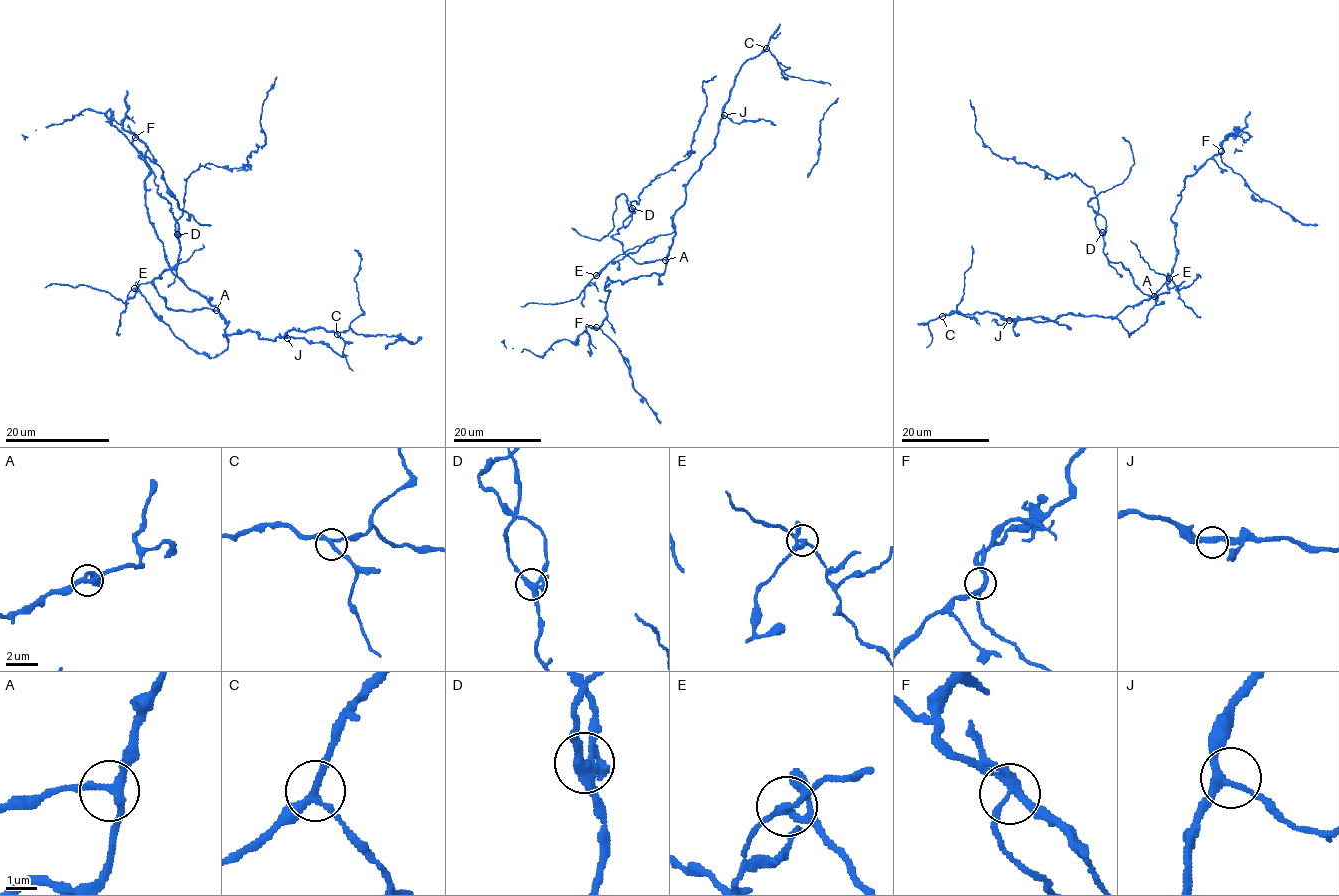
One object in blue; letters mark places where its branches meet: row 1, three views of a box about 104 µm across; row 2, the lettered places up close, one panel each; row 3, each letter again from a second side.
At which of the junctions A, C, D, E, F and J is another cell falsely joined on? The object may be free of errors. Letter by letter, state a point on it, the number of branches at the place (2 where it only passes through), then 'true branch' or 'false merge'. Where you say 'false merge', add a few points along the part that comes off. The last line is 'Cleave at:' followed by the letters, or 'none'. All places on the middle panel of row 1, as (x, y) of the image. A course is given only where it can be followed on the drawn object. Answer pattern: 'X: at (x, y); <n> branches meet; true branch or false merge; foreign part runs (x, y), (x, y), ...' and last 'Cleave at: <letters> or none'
A: at (665, 260); 3 branches meet; true branch
C: at (766, 48); 3 branches meet; true branch
D: at (632, 208); 4 branches meet; true branch
E: at (596, 275); 4 branches meet; false merge; foreign part runs (596, 275), (574, 299), (520, 306)
F: at (596, 327); 3 branches meet; true branch
J: at (724, 115); 3 branches meet; true branch
Cleave at: E

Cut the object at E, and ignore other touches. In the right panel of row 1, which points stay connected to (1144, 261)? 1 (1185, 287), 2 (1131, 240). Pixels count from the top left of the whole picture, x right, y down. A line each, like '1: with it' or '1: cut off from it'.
1: with it
2: with it

